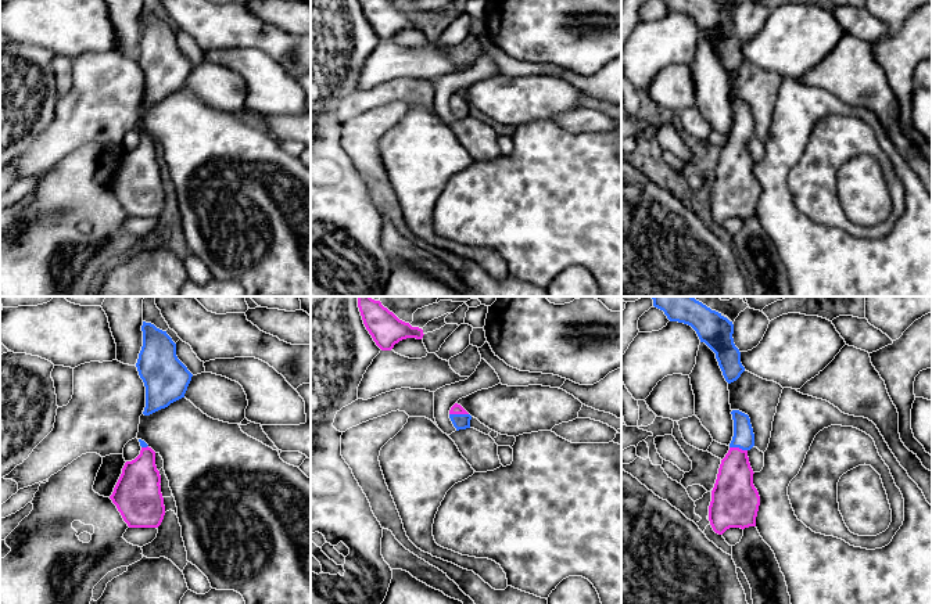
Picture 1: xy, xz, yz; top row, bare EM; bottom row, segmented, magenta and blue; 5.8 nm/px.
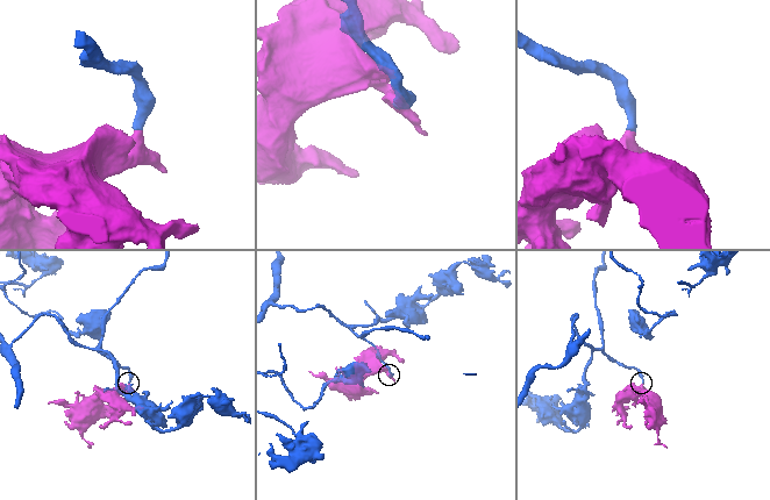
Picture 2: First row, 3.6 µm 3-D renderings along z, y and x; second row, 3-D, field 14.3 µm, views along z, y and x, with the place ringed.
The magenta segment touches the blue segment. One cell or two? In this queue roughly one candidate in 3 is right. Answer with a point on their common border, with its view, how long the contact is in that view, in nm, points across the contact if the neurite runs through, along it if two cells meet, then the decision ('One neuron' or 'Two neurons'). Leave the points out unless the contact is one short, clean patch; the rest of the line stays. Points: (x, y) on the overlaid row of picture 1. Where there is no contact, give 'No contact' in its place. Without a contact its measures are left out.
Touches magenta at xz (459, 413). Shared border 110 nm. Path across: xz (456, 409), (459, 413), (461, 421). One neuron

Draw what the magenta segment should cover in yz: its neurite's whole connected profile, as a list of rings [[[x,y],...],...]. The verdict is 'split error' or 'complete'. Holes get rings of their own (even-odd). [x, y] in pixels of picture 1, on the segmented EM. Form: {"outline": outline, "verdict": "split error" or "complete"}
{"outline": [[[732,410],[734,436],[721,460],[711,490],[709,521],[723,535],[730,528],[756,526],[760,496],[753,485],[748,452],[754,446],[754,434],[748,414]]], "verdict": "split error"}

